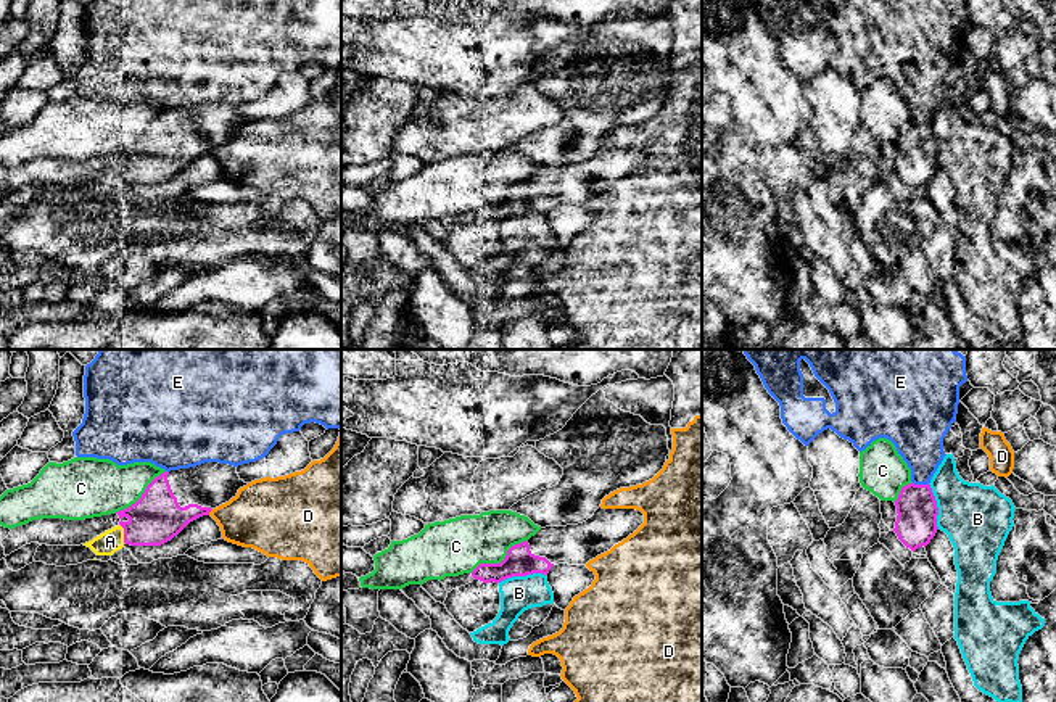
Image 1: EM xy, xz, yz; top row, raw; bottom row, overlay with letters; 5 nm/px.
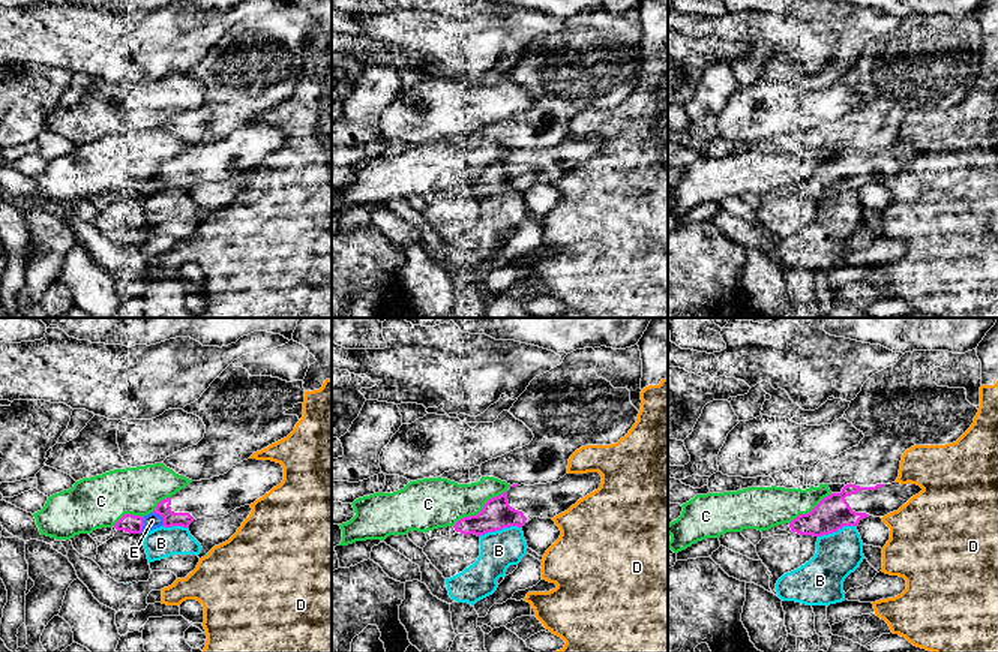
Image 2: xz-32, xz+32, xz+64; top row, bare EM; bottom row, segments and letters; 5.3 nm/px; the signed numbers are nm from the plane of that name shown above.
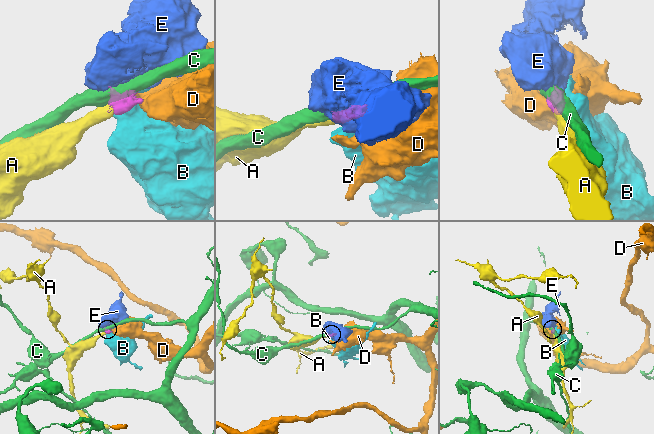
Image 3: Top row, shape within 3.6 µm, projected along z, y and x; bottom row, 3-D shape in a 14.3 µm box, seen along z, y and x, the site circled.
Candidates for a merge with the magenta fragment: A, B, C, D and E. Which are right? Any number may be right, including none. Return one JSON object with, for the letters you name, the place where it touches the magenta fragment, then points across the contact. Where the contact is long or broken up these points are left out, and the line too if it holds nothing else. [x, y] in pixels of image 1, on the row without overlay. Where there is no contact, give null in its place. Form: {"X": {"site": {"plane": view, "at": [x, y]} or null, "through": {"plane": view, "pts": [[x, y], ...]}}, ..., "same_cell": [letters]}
{"A": {"site": {"plane": "xy", "at": [124, 173]}}, "same_cell": ["A"]}

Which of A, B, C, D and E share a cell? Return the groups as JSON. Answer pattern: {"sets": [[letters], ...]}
{"sets": [["A"], ["B"], ["C"], ["D"], ["E"]]}

